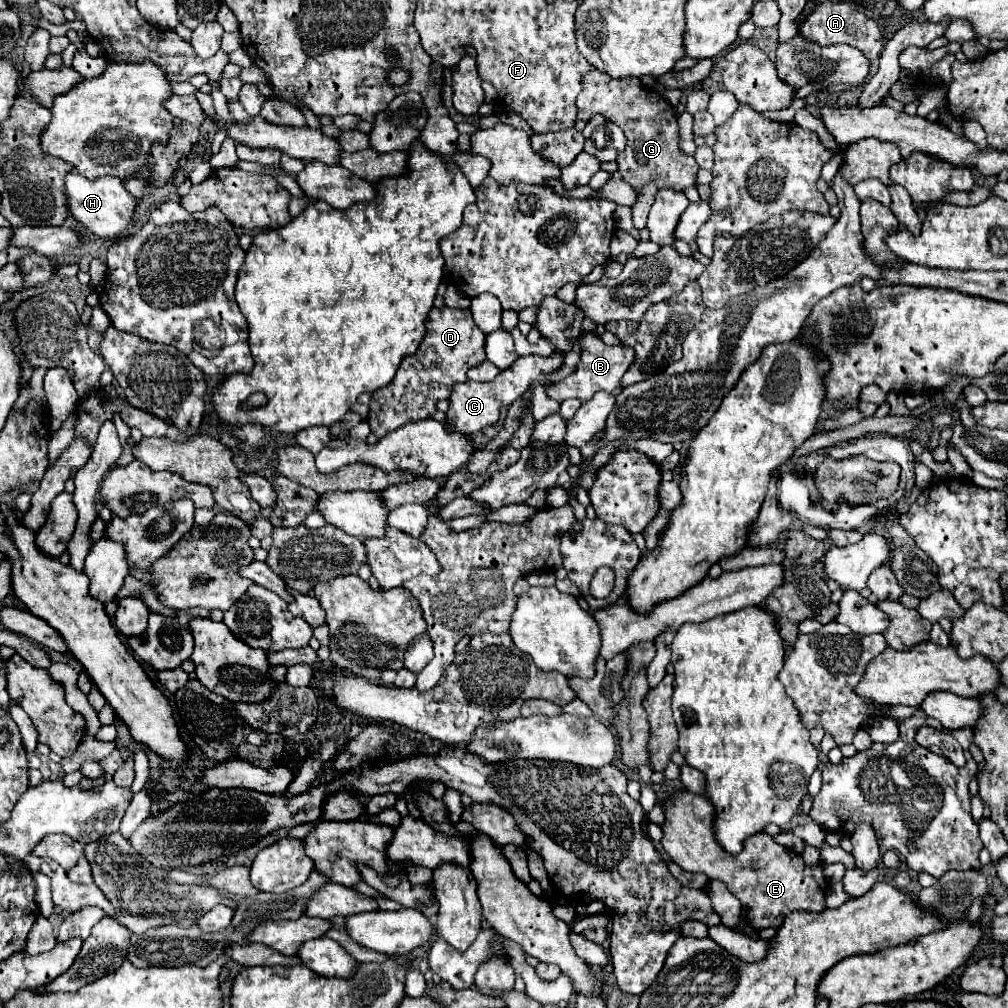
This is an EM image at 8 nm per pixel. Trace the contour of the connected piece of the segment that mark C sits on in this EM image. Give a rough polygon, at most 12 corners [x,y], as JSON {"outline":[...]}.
{"outline":[[562,354],[520,356],[492,382],[456,384],[446,428],[474,434],[498,422]]}

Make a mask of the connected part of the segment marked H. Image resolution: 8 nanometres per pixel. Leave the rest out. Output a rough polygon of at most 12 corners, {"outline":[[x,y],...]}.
{"outline":[[66,174],[70,216],[100,238],[130,226],[138,198],[120,178]]}

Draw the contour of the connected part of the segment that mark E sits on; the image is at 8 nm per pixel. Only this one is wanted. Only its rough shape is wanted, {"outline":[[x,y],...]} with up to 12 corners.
{"outline":[[690,790],[664,800],[662,848],[688,872],[722,880],[752,930],[824,910],[822,866],[746,840],[714,842],[714,810]]}

